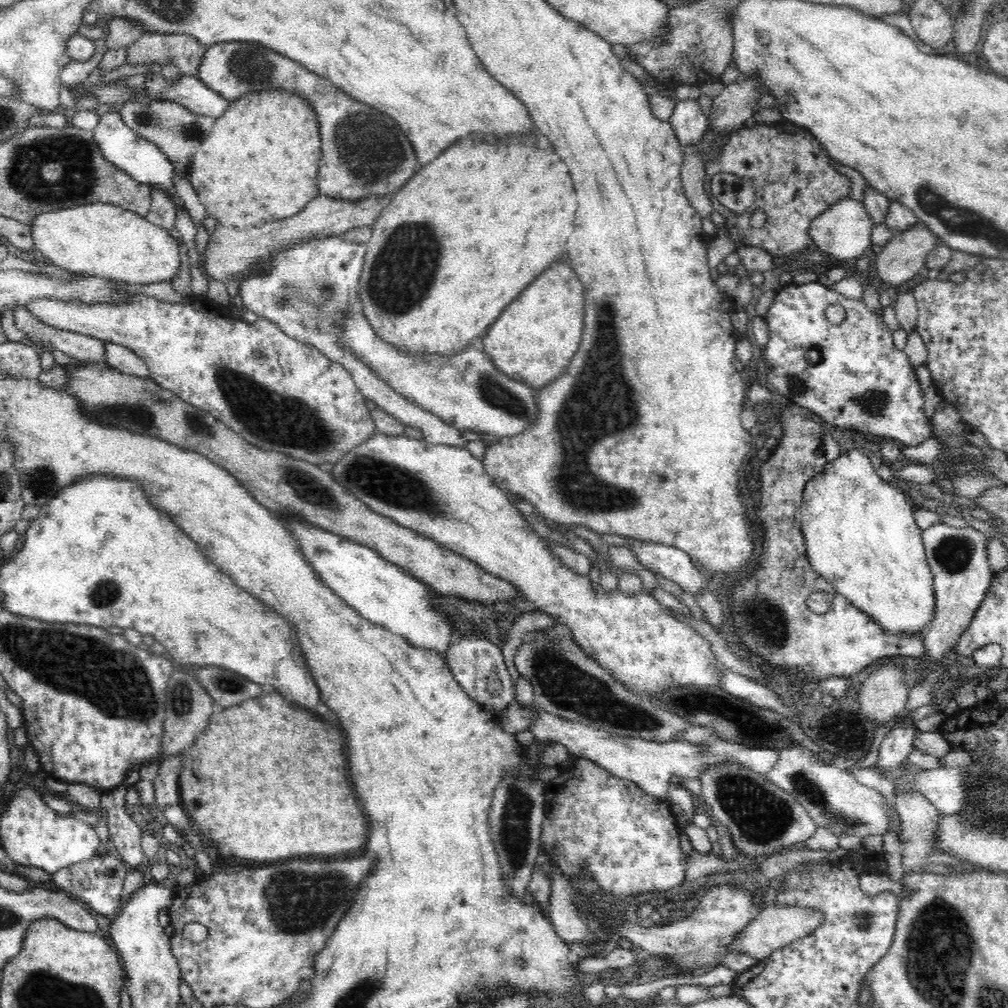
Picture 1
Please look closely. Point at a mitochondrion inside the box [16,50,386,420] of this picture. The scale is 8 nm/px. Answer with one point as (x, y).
(191, 131)

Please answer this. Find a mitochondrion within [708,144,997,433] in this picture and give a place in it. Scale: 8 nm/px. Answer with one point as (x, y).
(872, 402)

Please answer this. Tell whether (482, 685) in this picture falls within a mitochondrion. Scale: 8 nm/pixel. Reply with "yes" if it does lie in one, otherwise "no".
no

